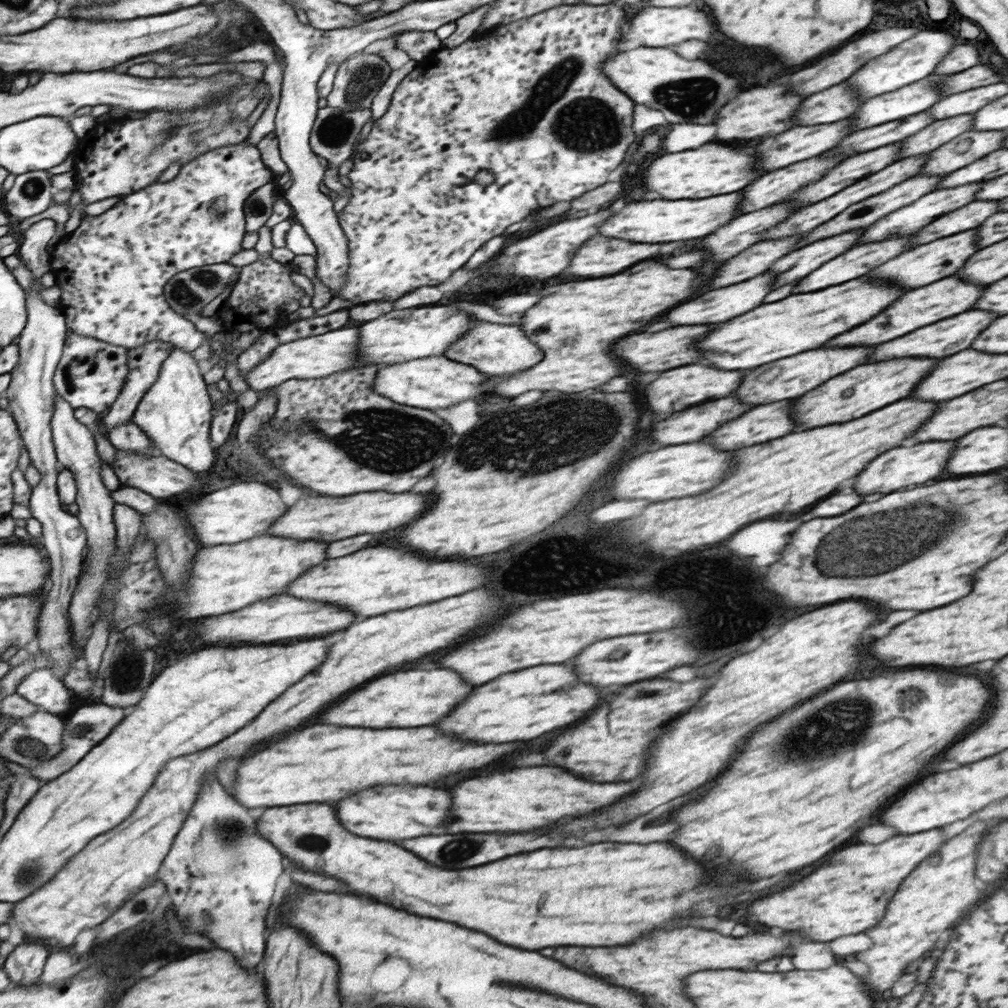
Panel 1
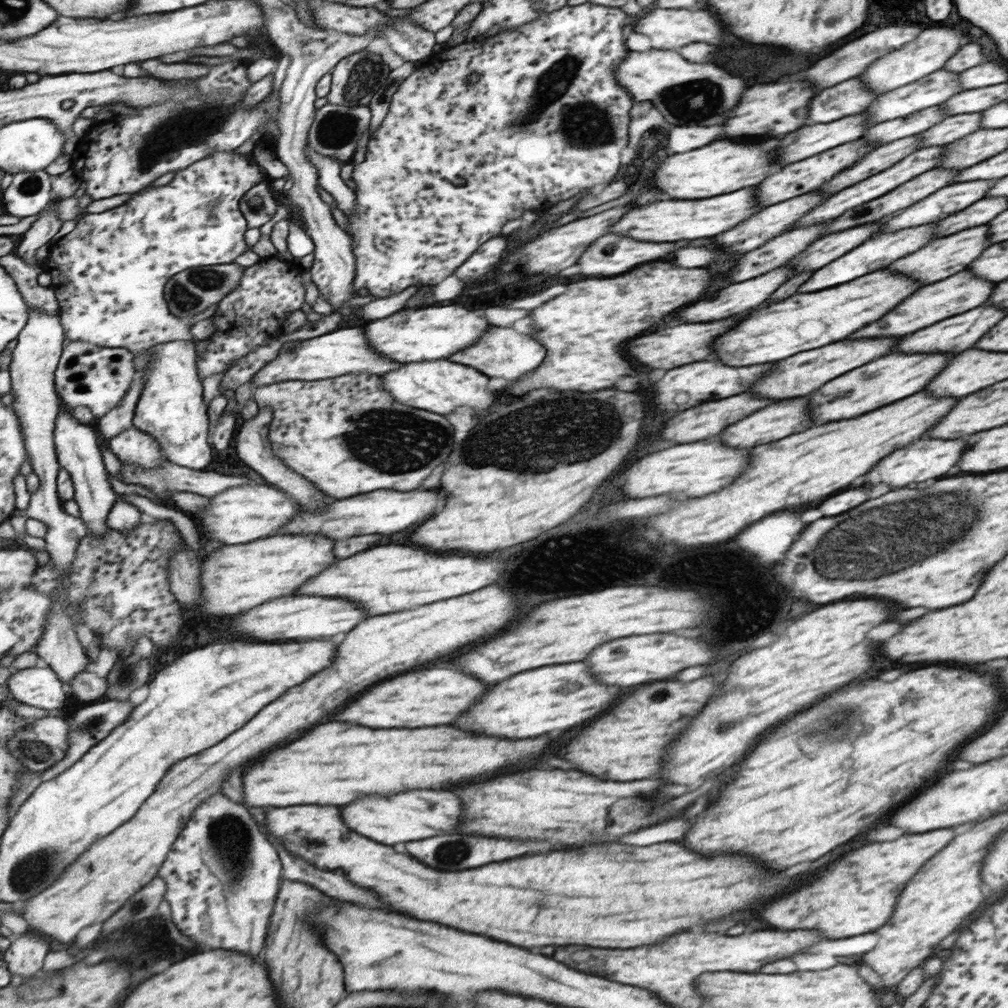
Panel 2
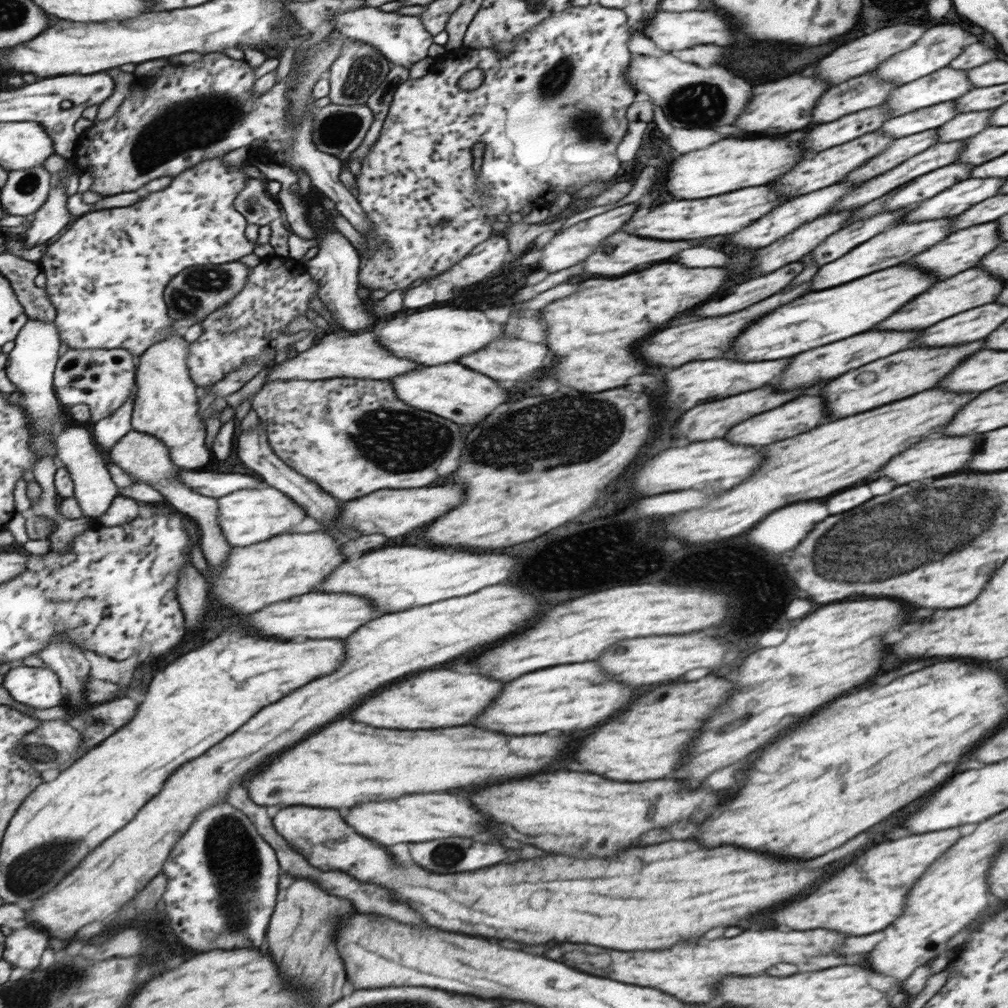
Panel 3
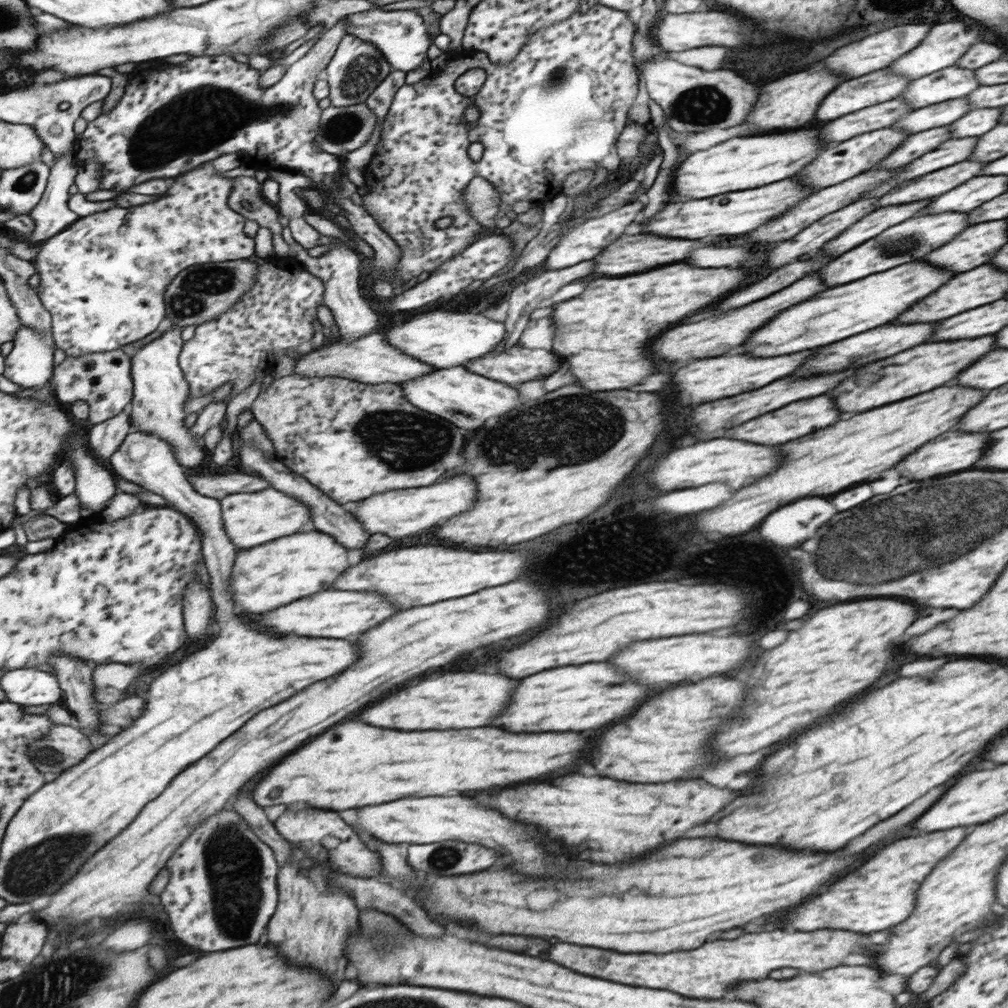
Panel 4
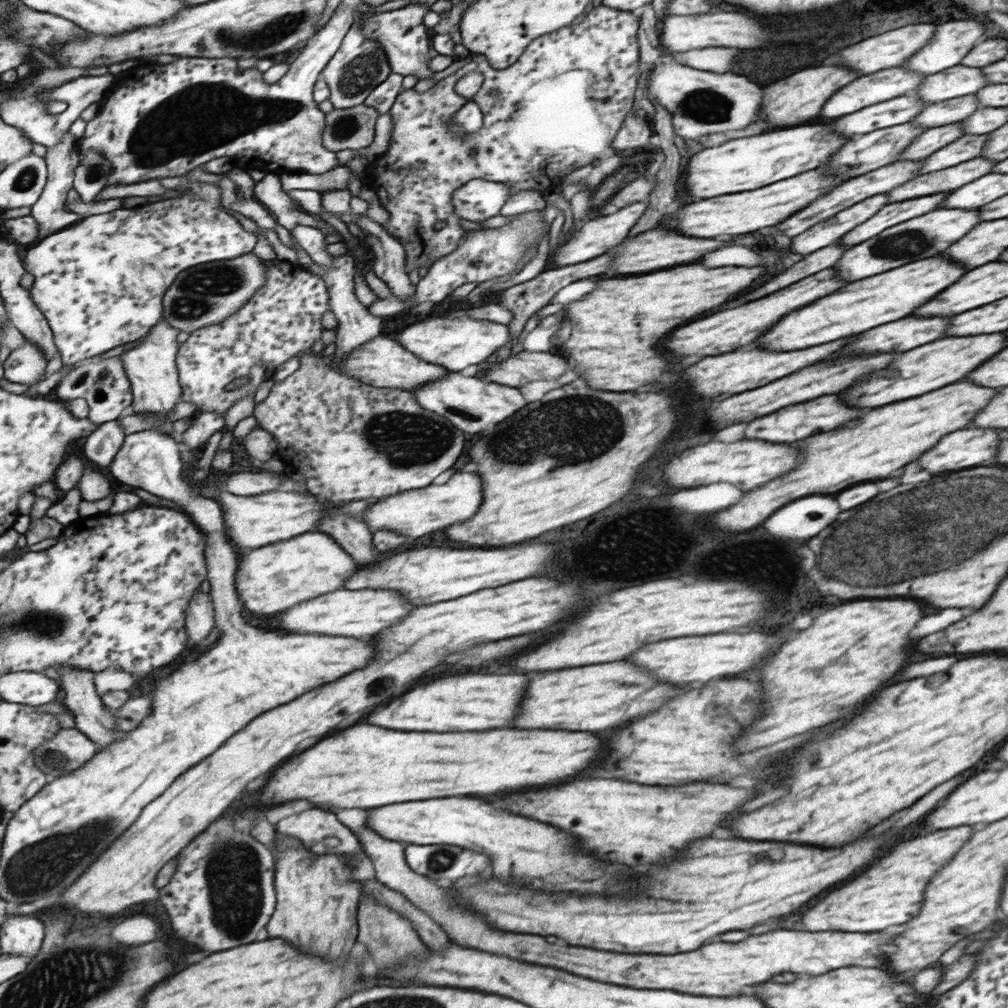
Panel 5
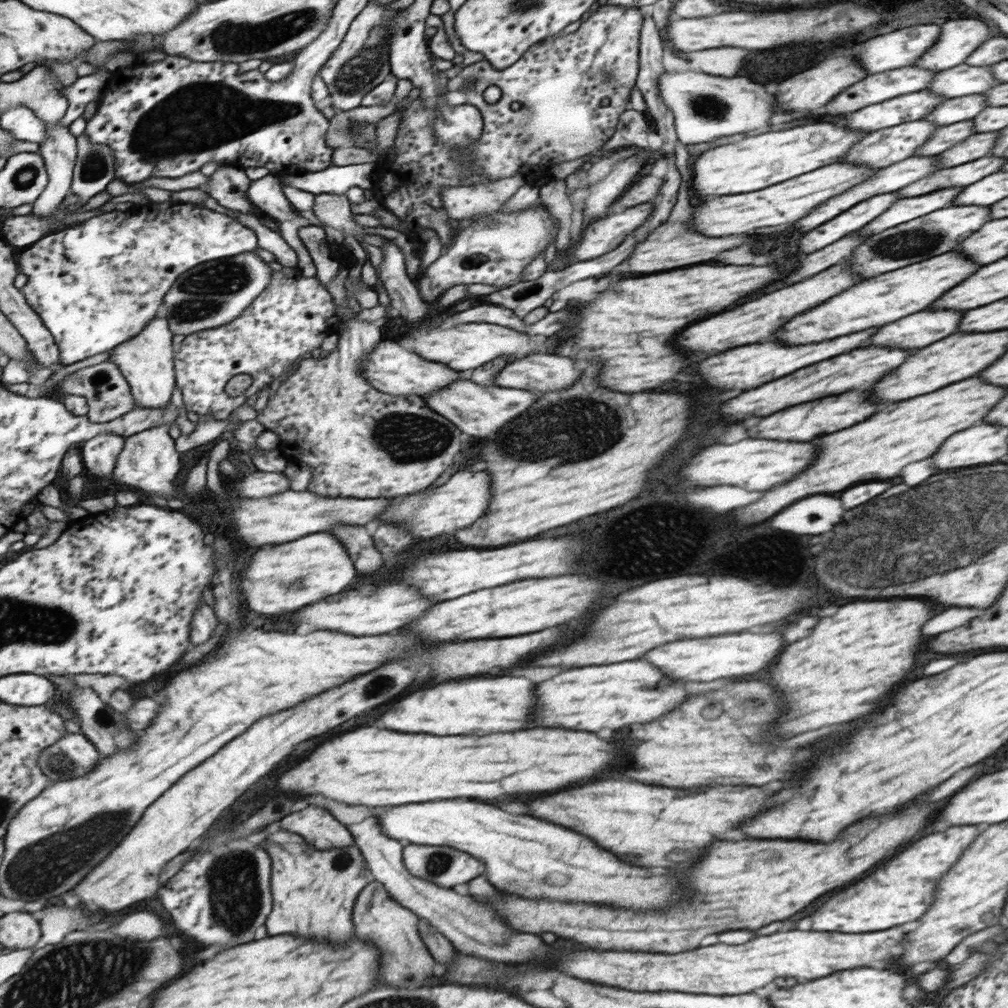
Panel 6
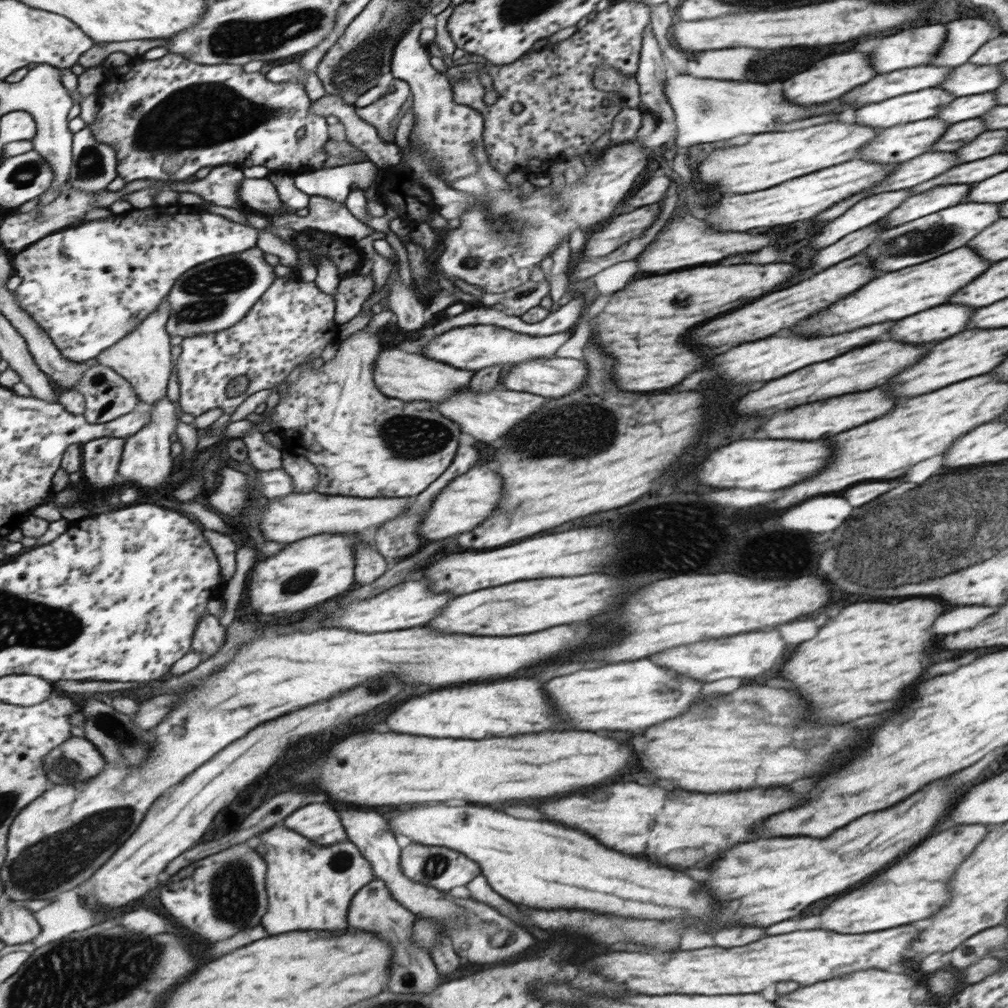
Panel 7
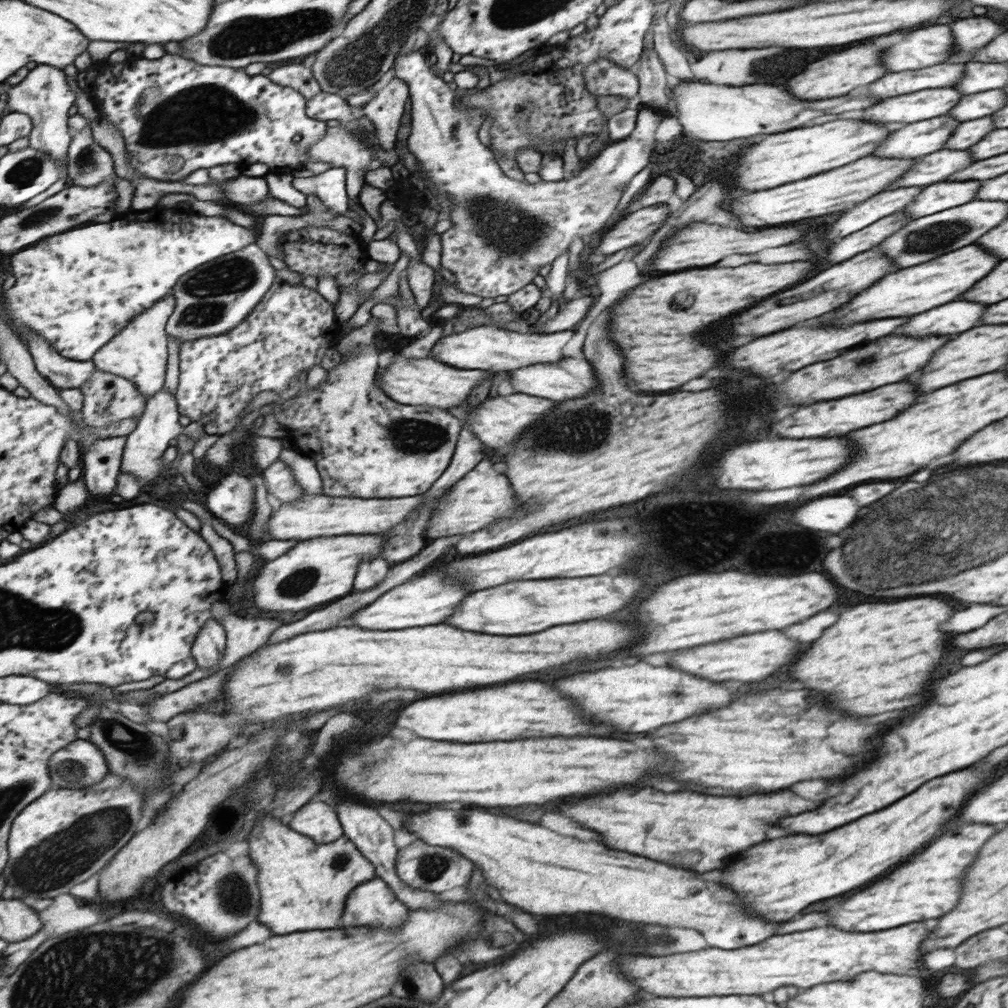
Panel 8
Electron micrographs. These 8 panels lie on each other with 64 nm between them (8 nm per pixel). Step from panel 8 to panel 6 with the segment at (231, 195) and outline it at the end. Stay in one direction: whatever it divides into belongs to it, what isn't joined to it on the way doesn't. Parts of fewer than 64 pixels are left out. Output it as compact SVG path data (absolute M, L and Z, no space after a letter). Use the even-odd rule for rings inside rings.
M271 172L270 176L252 182L247 198L280 224L283 238L296 250L298 263L295 271L304 276L318 276L310 250L300 238L300 228L312 223L300 215L300 205L286 196L283 186L277 174Z

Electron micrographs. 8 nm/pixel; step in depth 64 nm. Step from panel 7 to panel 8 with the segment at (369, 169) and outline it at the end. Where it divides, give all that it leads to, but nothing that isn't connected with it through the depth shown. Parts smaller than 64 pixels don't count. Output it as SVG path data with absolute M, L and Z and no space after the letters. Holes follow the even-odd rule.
M332 167L320 175L296 177L294 187L306 194L317 194L331 212L344 215L349 210L345 168Z

